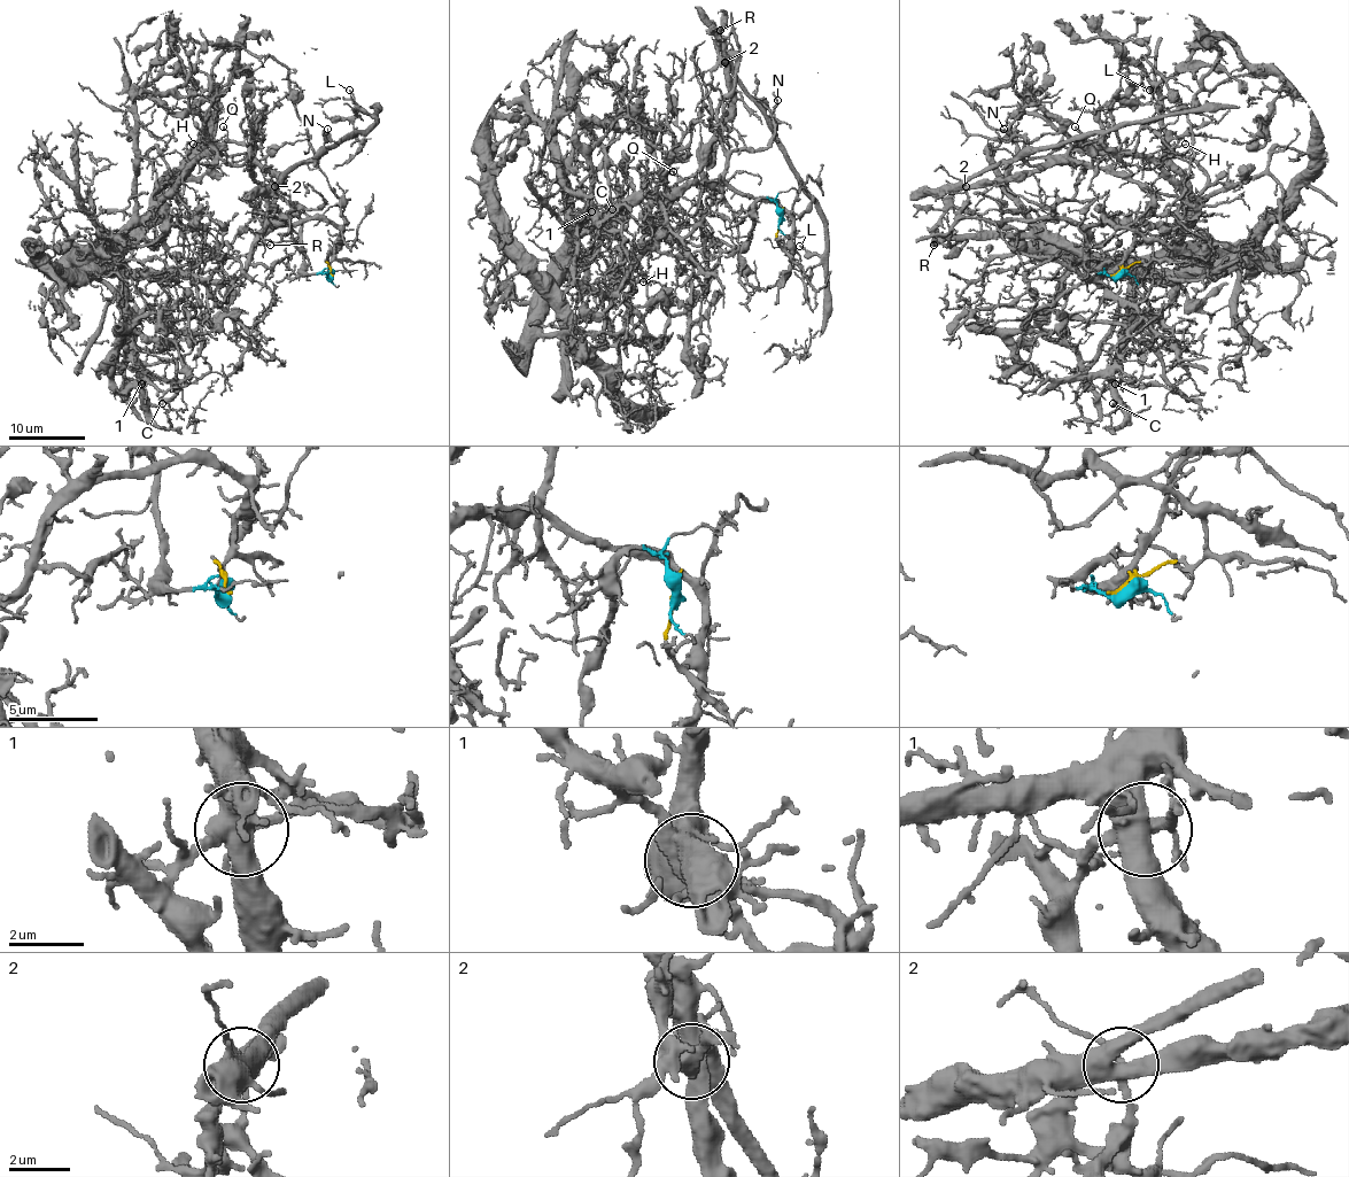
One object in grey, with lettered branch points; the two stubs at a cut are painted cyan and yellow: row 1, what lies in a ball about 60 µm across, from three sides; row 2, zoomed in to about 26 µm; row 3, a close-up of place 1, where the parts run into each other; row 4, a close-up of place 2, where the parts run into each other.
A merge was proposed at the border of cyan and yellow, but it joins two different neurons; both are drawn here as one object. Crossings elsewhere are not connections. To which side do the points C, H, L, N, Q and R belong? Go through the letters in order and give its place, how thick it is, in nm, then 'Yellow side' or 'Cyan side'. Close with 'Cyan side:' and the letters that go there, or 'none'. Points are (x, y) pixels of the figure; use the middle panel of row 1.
C: Place: (612, 209). Thickness 140 nm. Yellow side
H: Place: (643, 281). Thickness 150 nm. Yellow side
L: Place: (799, 246). Thickness 130 nm. Cyan side
N: Place: (777, 100). Thickness 160 nm. Cyan side
Q: Place: (673, 171). Thickness 150 nm. Cyan side
R: Place: (720, 30). Thickness 140 nm. Cyan side
Cyan side: L, N, Q, R

